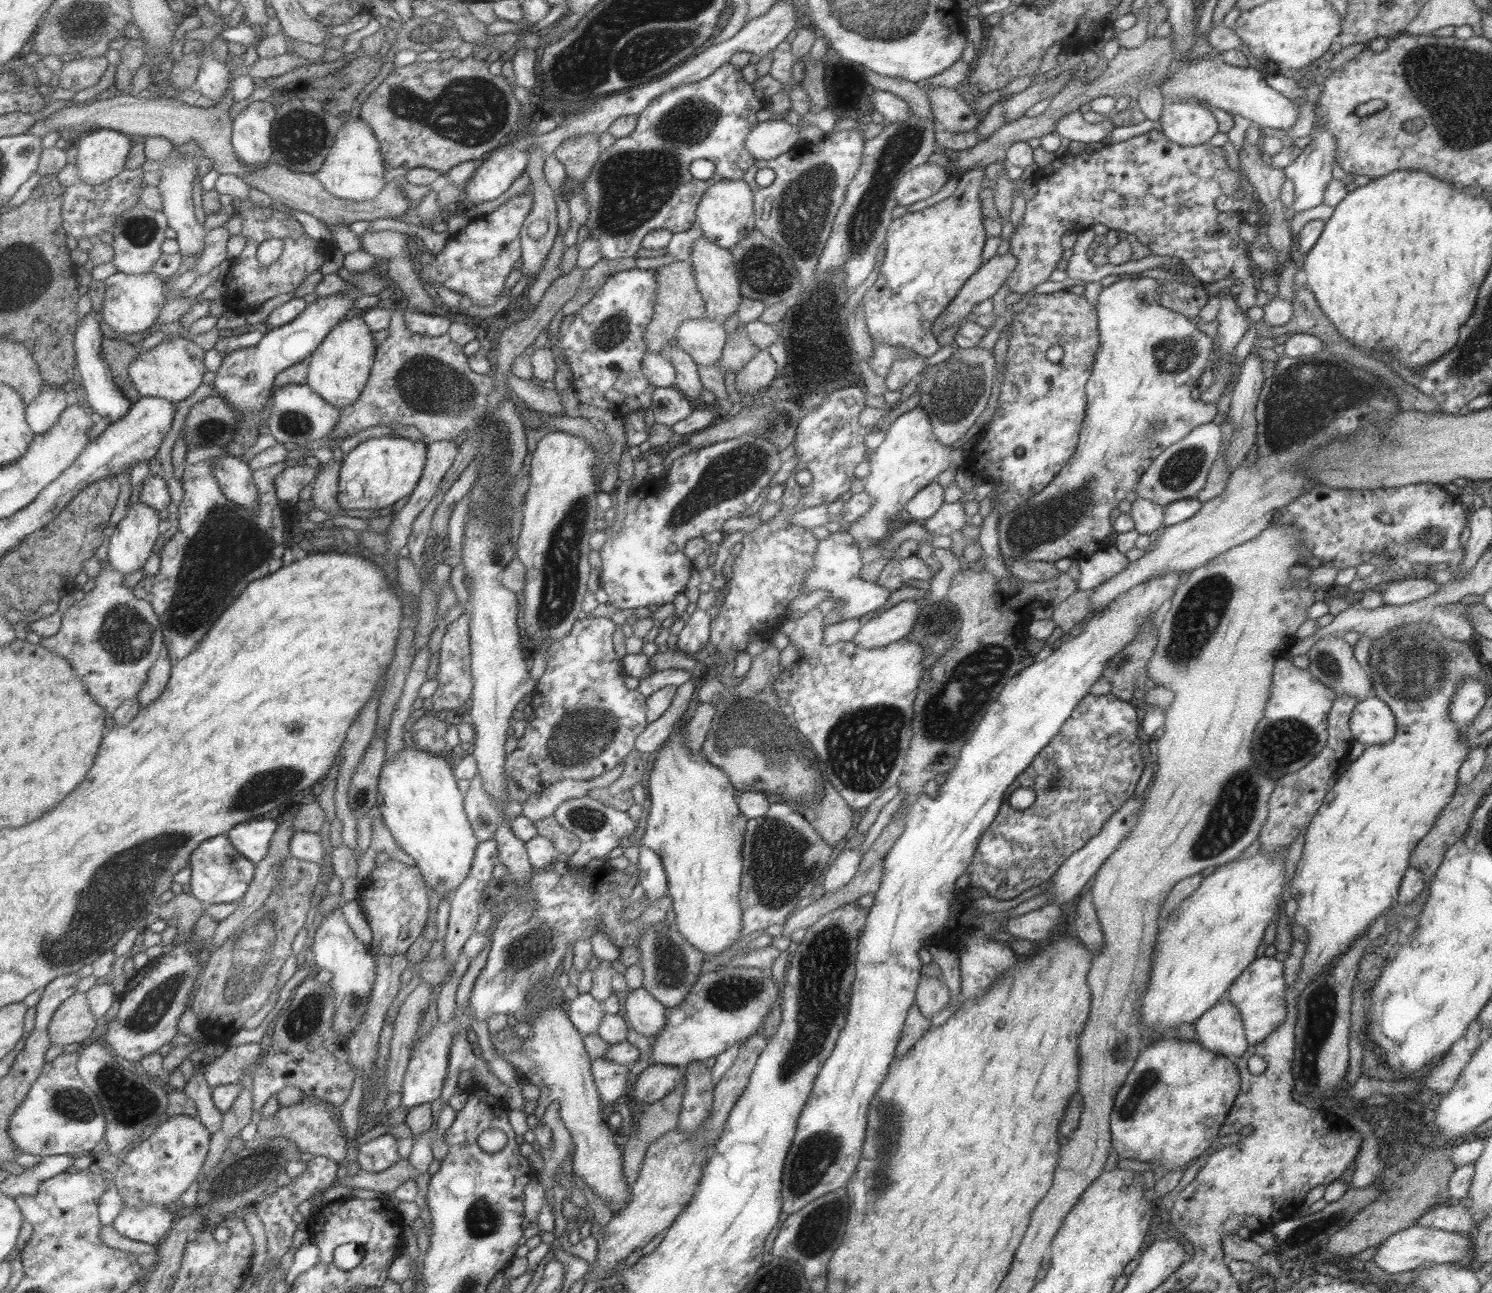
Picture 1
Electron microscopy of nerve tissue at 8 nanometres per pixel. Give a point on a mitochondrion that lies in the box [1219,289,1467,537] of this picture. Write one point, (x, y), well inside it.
(1275, 401)

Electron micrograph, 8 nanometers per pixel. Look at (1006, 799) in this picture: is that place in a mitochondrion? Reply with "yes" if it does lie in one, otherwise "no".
no

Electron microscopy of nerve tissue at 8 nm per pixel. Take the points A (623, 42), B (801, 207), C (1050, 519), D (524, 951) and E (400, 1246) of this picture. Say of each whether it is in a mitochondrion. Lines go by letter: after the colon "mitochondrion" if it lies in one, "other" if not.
A: mitochondrion
B: mitochondrion
C: mitochondrion
D: mitochondrion
E: other

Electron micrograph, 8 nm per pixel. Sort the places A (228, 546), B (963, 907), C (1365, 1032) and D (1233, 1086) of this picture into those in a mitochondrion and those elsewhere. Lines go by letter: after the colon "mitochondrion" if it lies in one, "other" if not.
A: mitochondrion
B: other
C: other
D: other

